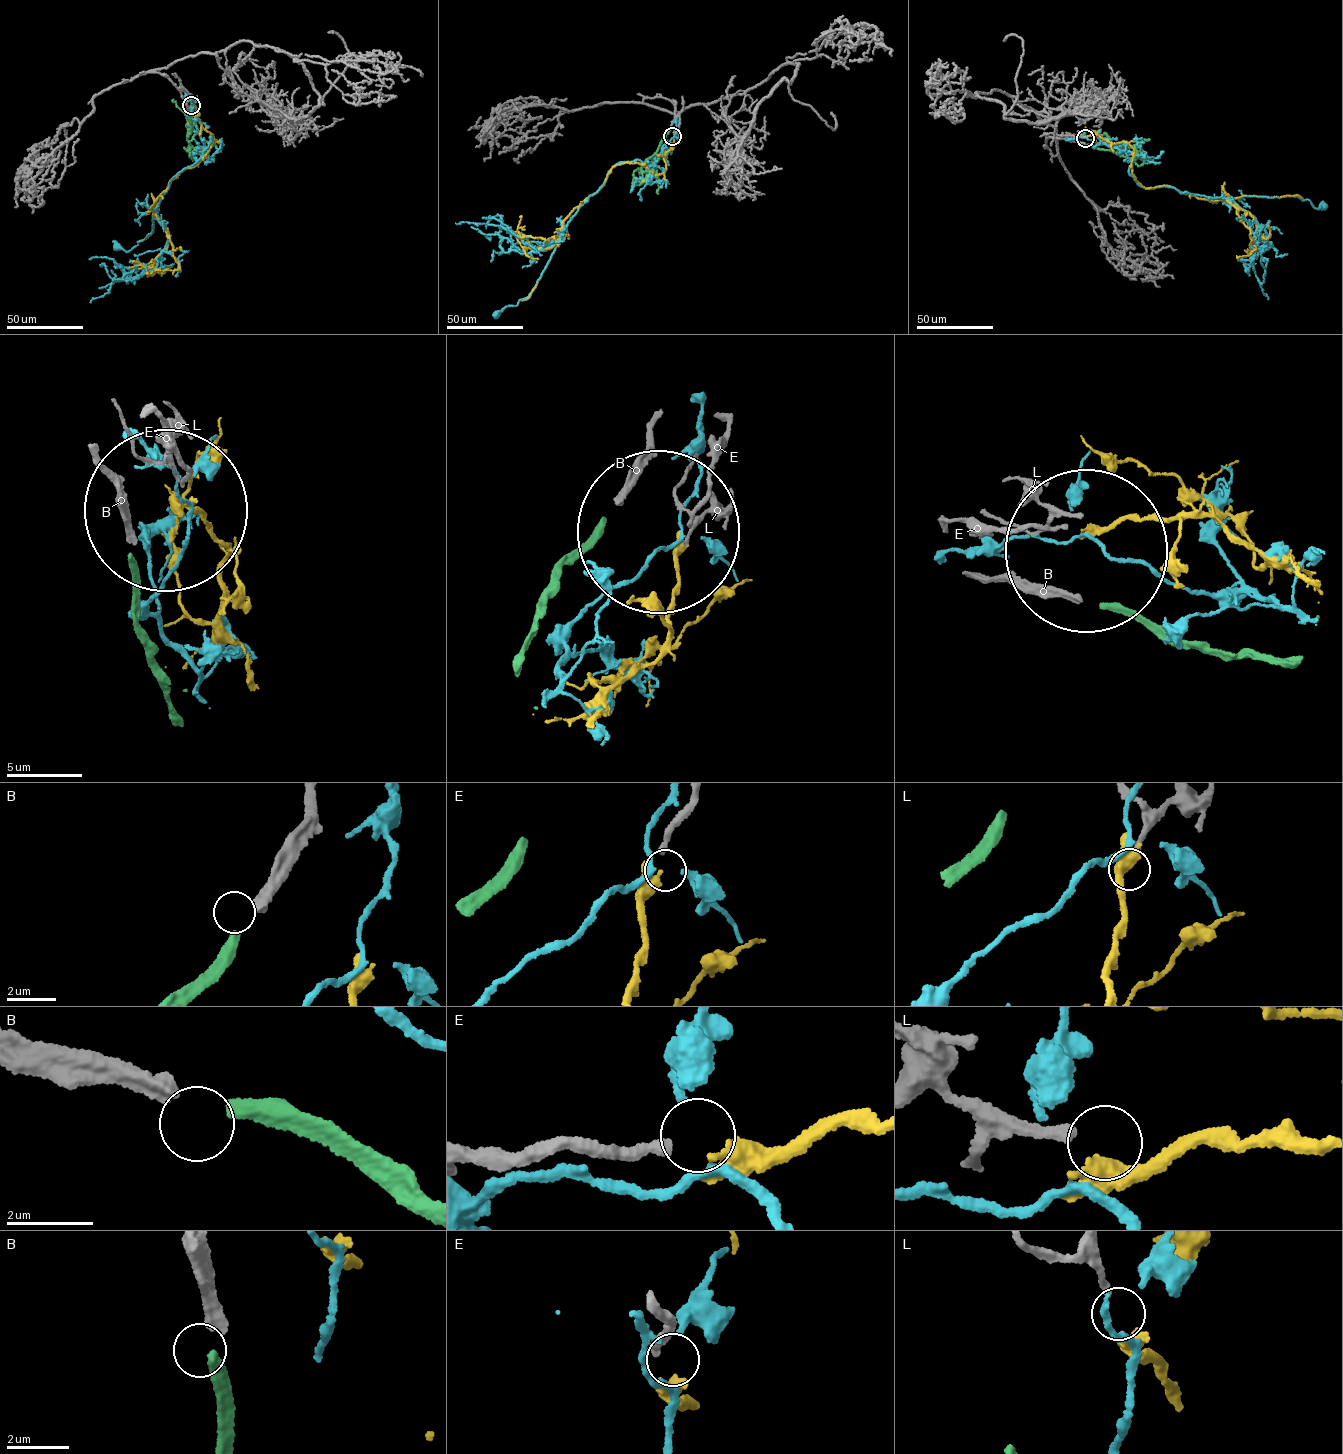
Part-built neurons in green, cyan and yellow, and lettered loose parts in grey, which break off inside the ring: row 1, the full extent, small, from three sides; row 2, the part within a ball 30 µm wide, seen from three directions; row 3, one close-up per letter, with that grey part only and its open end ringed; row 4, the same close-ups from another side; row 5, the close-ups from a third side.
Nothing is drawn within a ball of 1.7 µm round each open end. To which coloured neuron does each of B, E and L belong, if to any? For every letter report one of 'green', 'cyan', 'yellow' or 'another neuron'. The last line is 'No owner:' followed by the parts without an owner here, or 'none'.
B: green
E: yellow
L: another neuron
No owner: L

